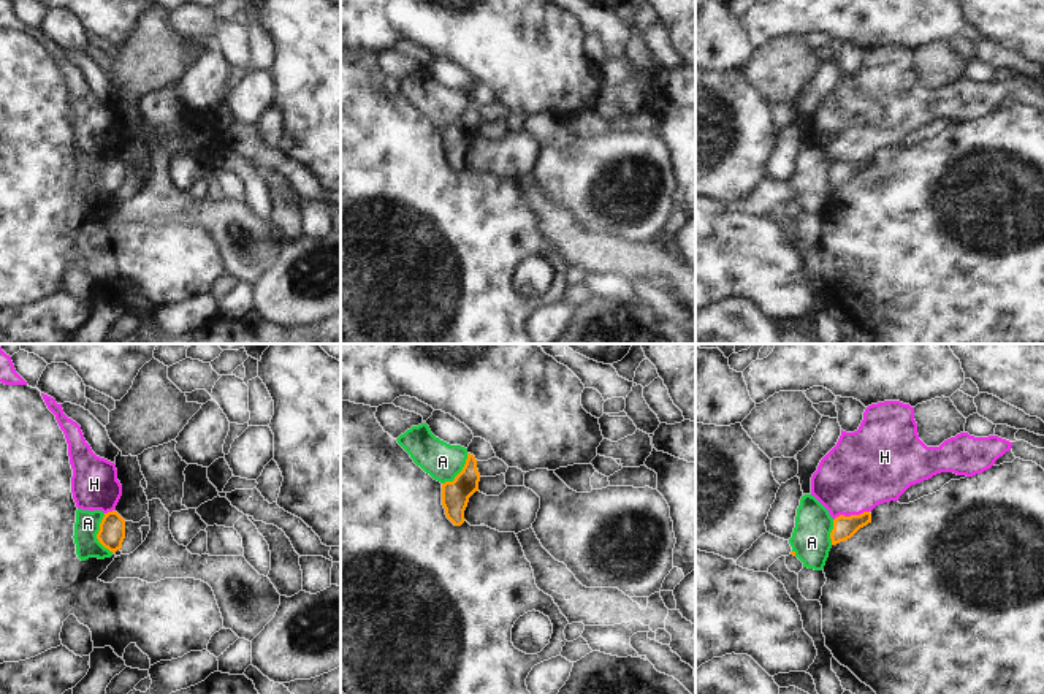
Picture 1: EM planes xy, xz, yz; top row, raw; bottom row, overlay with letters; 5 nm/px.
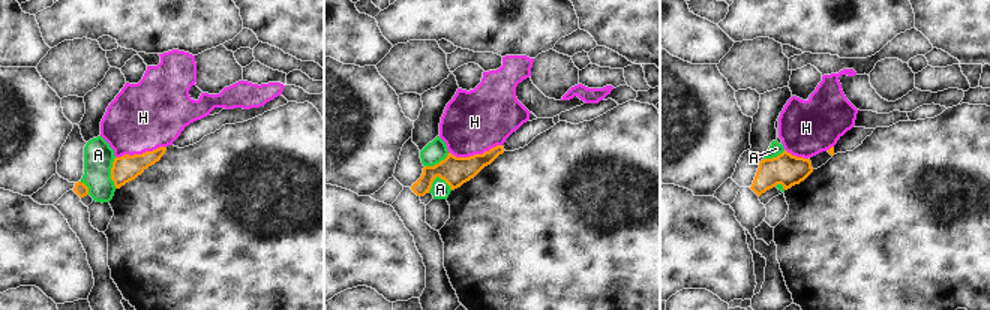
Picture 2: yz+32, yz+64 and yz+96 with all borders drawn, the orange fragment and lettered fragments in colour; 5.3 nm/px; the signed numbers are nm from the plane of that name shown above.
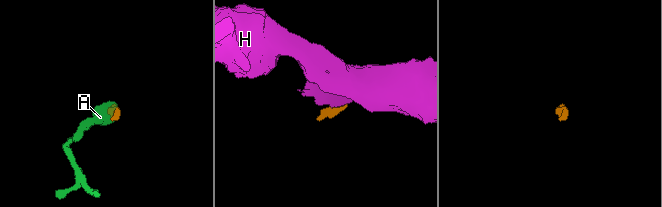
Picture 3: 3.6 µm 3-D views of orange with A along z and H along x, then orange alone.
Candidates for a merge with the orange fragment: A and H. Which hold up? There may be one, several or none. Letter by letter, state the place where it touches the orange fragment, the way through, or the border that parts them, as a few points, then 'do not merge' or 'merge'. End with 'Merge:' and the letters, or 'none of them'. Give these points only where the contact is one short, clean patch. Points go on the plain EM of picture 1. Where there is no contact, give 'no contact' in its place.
A: xy (97, 179) | along xy (103, 159), (97, 184), (113, 197) | do not merge
H: yz (851, 160) | along yz (868, 156), (859, 160), (838, 160), (834, 165) | do not merge
Merge: none of them

